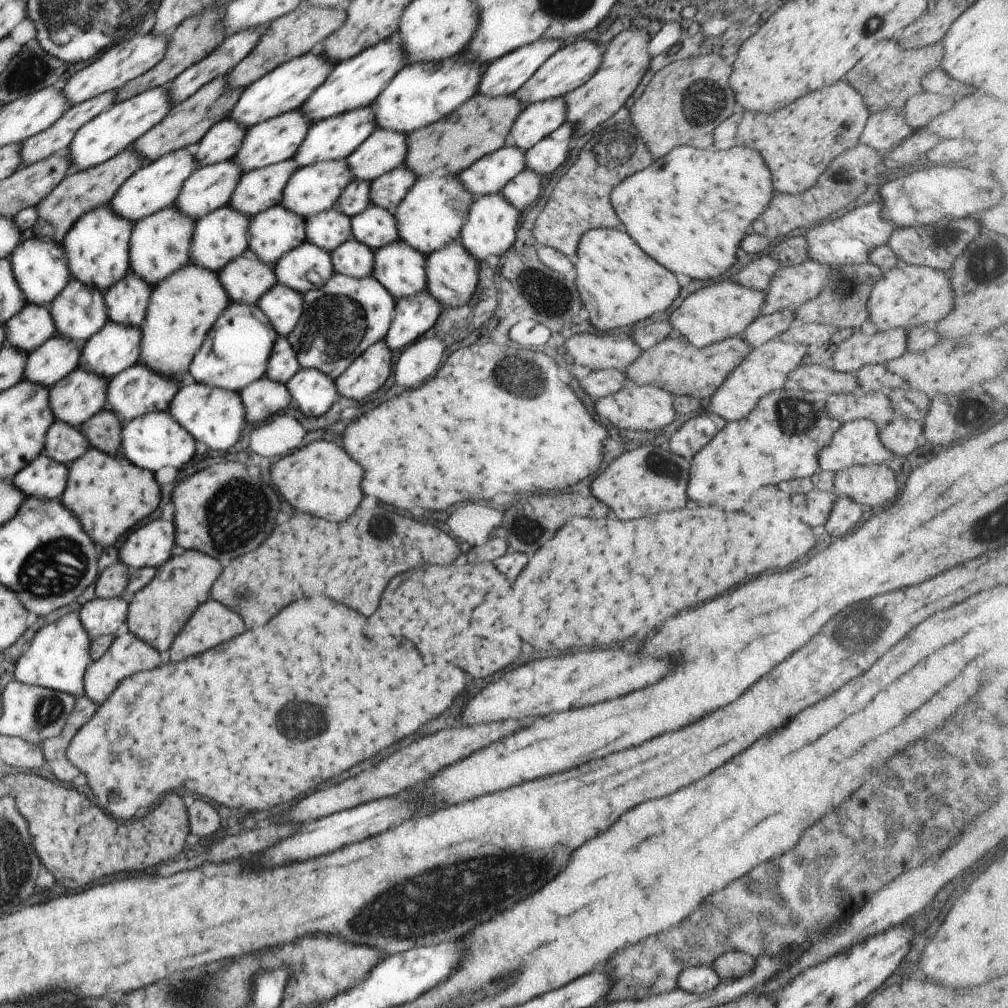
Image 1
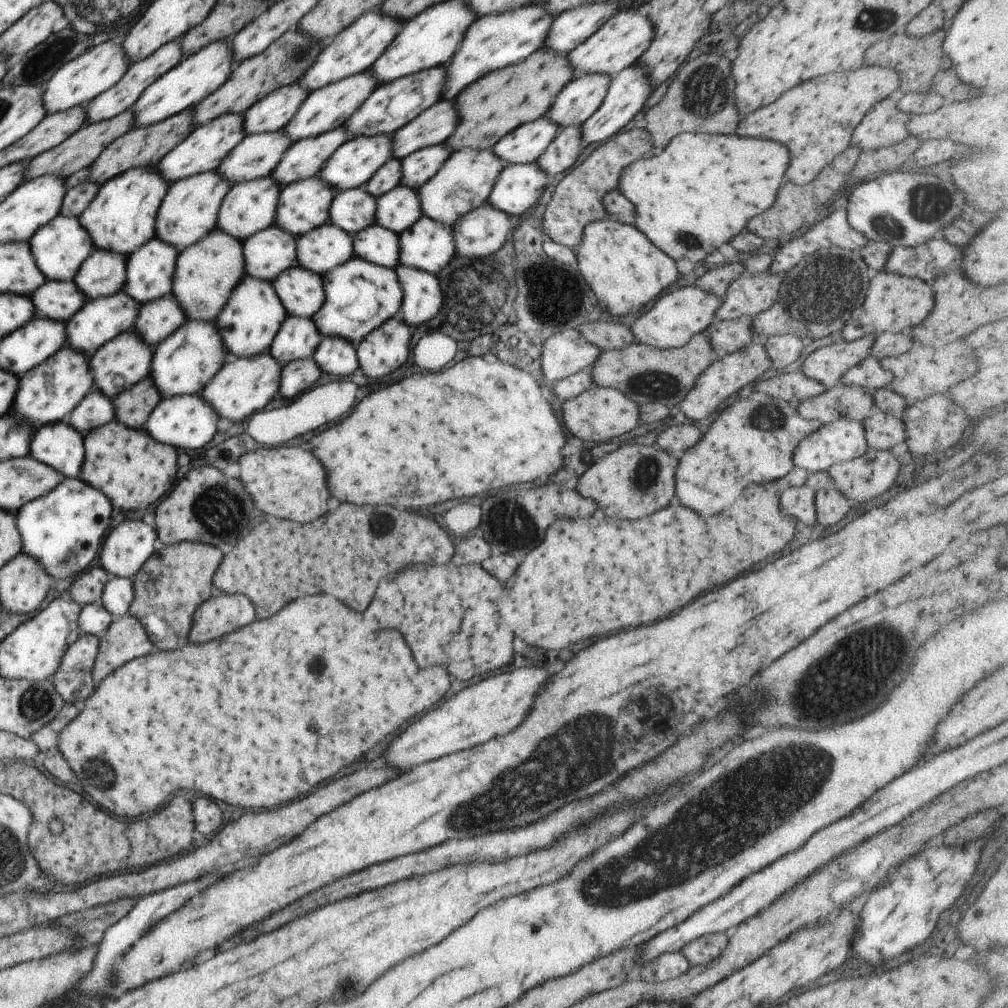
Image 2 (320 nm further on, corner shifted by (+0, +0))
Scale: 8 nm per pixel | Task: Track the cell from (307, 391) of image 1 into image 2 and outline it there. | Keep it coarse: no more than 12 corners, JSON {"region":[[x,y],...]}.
{"region":[[322,338],[312,356],[324,372],[344,378],[358,368],[356,346]]}

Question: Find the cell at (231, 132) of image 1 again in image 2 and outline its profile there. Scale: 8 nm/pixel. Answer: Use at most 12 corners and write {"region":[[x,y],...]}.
{"region":[[274,90],[244,114],[244,134],[283,131],[308,90]]}

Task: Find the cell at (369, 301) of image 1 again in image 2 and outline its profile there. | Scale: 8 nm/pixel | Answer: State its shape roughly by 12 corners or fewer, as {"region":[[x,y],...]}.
{"region":[[355,255],[321,277],[322,338],[358,346],[399,317],[394,269]]}

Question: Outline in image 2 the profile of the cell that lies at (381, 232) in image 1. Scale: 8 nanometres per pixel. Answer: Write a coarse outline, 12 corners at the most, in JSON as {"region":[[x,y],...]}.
{"region":[[399,185],[376,200],[374,222],[396,234],[420,217],[418,189]]}

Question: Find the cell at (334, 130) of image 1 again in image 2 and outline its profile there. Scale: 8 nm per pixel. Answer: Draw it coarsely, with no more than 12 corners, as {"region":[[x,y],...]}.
{"region":[[443,65],[381,84],[344,122],[390,136],[441,100]]}

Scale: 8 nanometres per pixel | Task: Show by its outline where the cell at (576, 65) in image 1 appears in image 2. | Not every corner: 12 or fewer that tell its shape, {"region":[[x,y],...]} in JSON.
{"region":[[623,10],[567,56],[572,76],[612,78],[652,44],[644,10]]}

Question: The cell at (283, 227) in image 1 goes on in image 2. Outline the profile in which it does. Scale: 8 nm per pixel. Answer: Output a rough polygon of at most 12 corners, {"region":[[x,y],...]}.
{"region":[[319,175],[285,186],[275,225],[298,239],[329,221]]}

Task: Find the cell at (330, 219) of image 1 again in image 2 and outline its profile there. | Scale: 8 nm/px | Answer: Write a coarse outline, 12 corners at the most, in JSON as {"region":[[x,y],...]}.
{"region":[[365,185],[339,192],[328,222],[352,236],[374,224]]}

